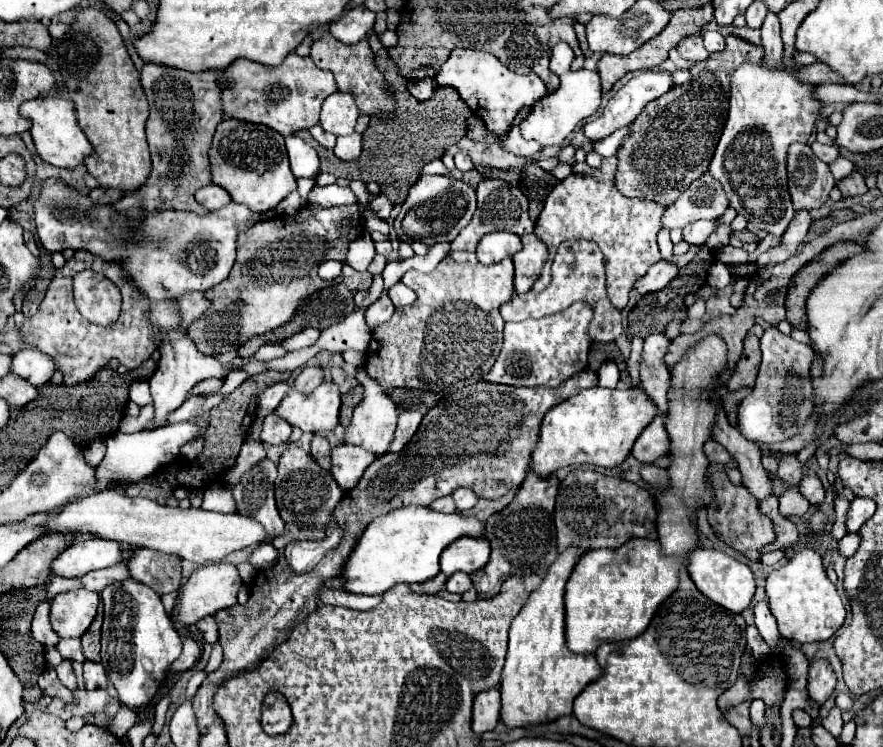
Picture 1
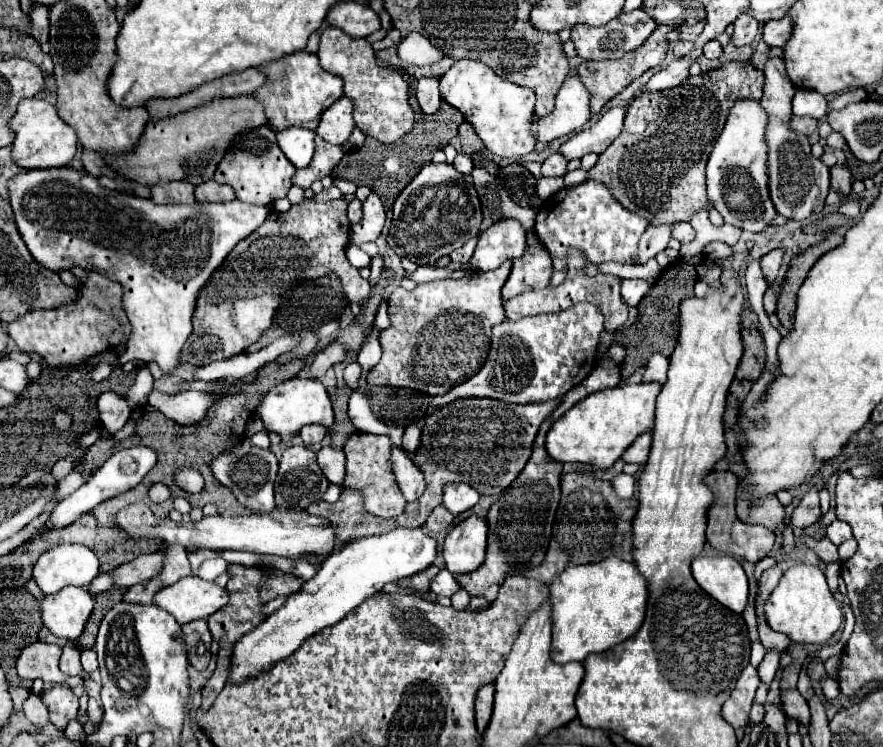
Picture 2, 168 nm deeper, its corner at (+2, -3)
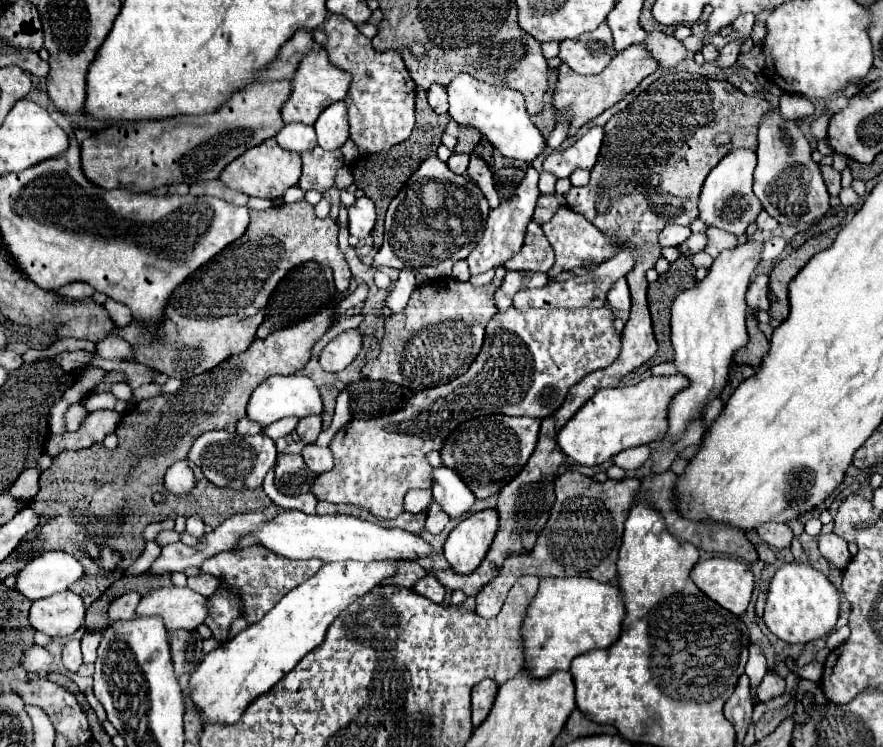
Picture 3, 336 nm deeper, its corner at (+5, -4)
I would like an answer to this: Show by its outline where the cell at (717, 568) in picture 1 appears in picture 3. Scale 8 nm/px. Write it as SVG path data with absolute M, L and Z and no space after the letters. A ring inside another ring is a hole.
M712 557L698 561L690 571L690 577L720 607L734 615L746 611L754 589L754 577L744 563L726 557Z

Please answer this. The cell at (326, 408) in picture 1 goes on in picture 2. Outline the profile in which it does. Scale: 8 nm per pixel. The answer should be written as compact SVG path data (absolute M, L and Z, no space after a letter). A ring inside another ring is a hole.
M291 378L287 382L281 382L279 386L273 386L259 406L255 408L255 414L263 420L265 428L269 432L277 432L281 436L289 436L295 430L301 430L305 424L323 424L329 428L333 424L333 408L331 400L327 396L325 386L317 378Z

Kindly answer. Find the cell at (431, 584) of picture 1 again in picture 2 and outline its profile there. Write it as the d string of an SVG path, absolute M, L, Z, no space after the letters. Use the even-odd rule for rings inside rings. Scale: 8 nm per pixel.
M429 566L427 570L423 570L423 572L419 572L419 574L413 574L411 578L405 578L405 580L401 580L401 582L397 582L397 584L407 586L407 588L413 588L413 590L429 592L429 582L437 576L437 572L439 572L437 566Z

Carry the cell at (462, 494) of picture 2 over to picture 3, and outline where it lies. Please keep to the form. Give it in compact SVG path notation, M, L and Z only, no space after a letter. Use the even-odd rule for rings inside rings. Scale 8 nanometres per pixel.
M436 467L436 469L432 469L432 495L434 495L434 501L450 517L460 517L476 501L474 493L448 467Z

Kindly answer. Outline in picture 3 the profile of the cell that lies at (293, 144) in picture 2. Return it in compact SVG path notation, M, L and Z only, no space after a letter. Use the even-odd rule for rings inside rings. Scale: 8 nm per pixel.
M288 123L284 125L278 133L276 133L276 141L282 149L286 151L296 151L296 153L304 153L304 151L312 151L318 143L316 143L316 133L314 127L310 125L300 125L300 123Z

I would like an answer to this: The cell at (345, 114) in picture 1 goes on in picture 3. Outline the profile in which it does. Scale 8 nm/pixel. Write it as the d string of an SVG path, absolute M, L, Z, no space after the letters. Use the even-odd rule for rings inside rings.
M336 101L334 105L326 107L318 121L314 123L316 135L318 135L318 145L322 149L334 151L340 149L348 135L348 111L346 111L346 103L344 101Z

